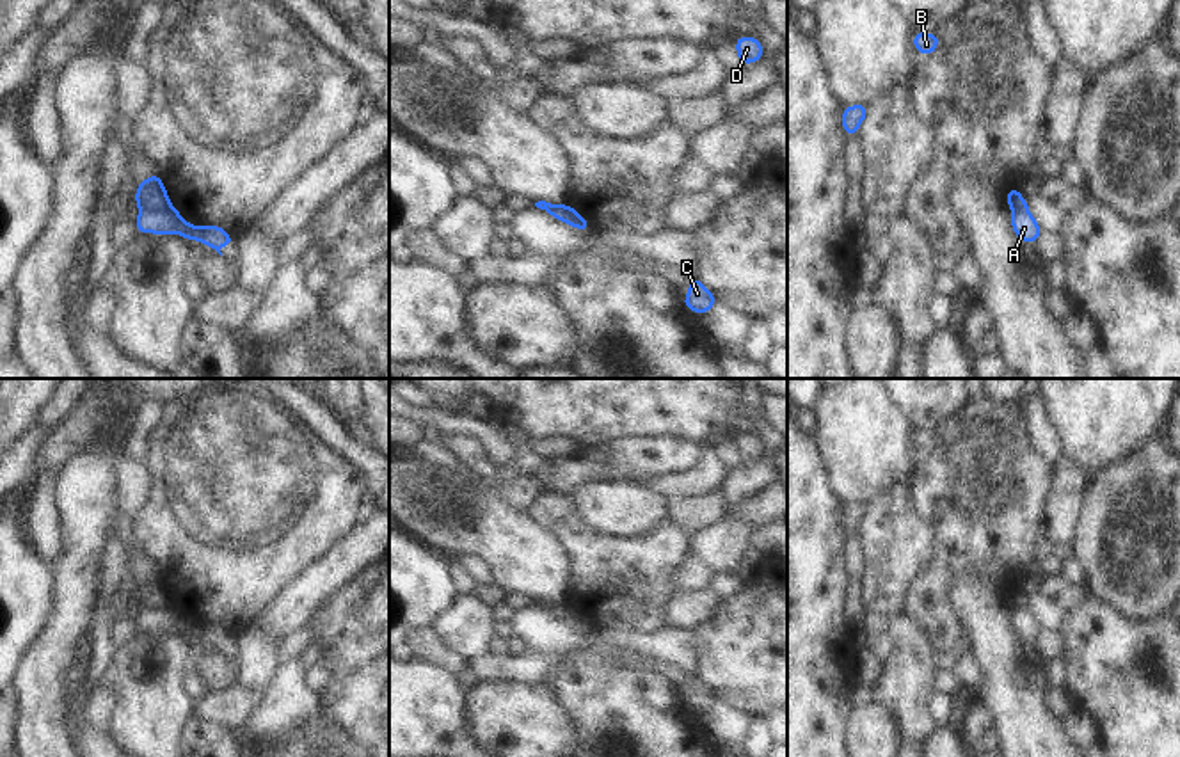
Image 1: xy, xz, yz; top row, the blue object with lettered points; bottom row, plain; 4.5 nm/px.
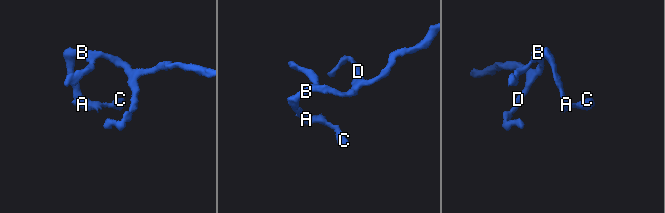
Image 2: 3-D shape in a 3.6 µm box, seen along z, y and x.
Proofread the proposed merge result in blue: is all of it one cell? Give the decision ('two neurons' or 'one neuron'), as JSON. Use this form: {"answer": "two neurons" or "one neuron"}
{"answer": "two neurons"}

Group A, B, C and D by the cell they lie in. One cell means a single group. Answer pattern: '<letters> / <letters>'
A C / B D

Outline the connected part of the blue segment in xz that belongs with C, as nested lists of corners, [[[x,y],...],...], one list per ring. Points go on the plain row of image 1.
[[[690,673],[690,691],[681,698],[688,707],[706,713],[714,704],[714,693],[693,673]]]

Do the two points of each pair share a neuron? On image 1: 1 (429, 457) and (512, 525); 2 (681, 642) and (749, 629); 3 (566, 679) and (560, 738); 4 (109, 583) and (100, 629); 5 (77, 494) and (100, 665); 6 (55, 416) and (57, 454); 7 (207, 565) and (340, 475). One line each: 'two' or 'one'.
1: one
2: two
3: two
4: one
5: two
6: two
7: one

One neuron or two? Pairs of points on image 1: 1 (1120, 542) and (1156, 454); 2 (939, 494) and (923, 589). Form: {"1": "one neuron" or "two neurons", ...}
{"1": "one neuron", "2": "one neuron"}

